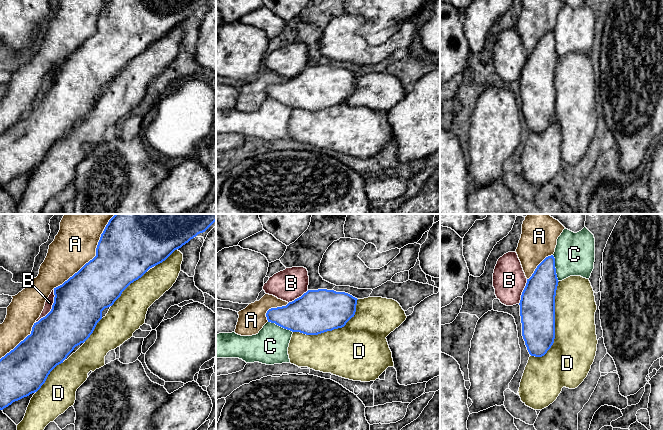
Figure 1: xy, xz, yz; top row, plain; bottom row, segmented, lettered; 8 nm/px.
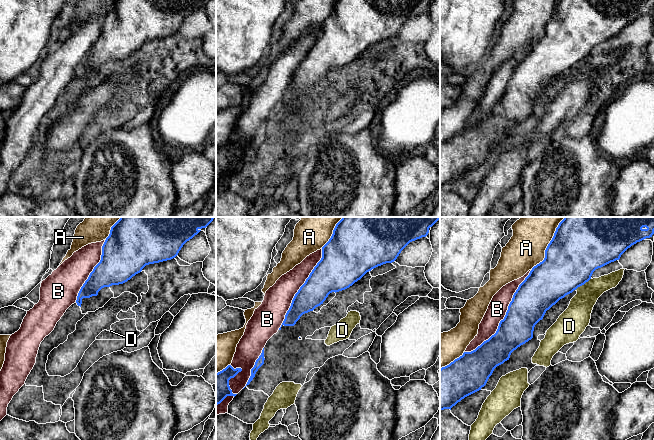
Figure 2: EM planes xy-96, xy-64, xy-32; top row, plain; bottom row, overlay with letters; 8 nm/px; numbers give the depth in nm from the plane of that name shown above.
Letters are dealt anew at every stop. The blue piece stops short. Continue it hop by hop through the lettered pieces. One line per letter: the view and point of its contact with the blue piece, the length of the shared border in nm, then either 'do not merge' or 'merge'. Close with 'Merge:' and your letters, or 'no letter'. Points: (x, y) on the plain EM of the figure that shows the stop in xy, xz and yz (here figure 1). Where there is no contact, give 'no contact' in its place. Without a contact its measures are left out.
A: contact xy (90, 36); length 700 nm; do not merge
B: contact xy (52, 83); length 320 nm; merge
C: contact yz (555, 44); length 220 nm; do not merge
D: contact yz (554, 100); length 650 nm; do not merge
Merge: B

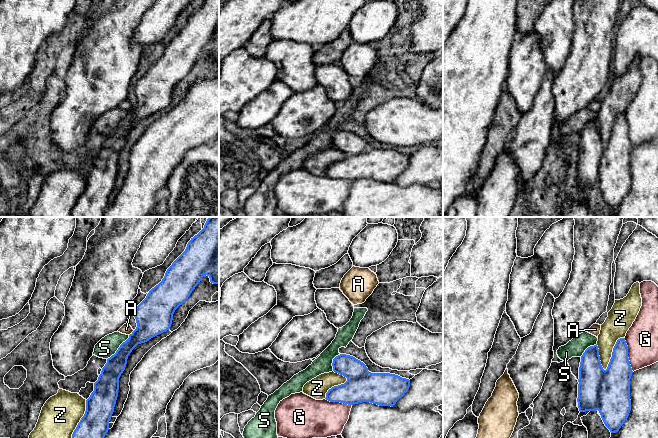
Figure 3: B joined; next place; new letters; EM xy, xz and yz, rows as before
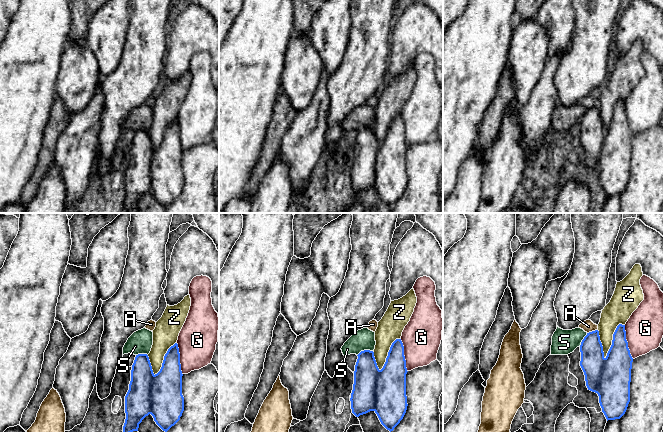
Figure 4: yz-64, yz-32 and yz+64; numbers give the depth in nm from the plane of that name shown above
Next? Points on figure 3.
A: contact xy (132, 109); length 60 nm; do not merge
G: contact yz (627, 131); length 280 nm; do not merge
S: contact xy (118, 124); length 260 nm; do not merge
Z: contact yz (612, 128); length 320 nm; do not merge
Merge: no letter

